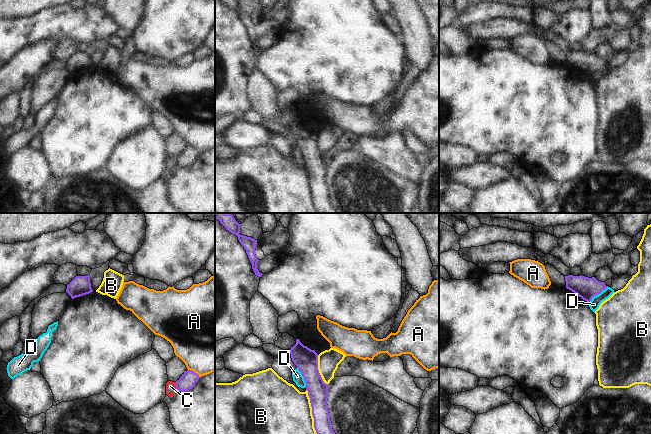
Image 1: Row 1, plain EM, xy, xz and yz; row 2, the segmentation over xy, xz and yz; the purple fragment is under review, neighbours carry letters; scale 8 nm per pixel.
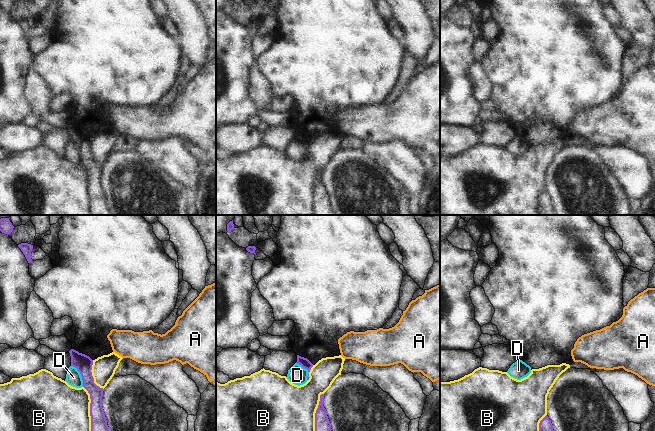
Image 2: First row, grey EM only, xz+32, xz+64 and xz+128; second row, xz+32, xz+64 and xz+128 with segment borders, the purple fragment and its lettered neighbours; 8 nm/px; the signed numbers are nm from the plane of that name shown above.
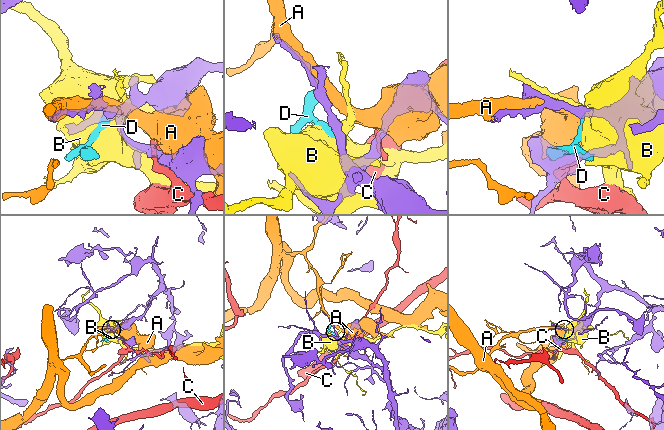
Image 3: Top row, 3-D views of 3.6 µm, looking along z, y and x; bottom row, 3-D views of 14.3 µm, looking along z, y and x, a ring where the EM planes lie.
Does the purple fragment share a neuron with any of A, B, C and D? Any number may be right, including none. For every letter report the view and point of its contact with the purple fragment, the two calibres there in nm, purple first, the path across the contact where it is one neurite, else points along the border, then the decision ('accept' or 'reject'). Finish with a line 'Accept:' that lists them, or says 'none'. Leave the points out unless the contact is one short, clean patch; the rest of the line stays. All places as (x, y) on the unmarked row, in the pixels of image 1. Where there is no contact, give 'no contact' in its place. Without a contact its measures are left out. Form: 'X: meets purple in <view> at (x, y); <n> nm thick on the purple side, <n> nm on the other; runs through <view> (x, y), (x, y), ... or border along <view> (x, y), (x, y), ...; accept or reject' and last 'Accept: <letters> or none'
A: meets purple in xy at (194, 148); 130 nm thick on the purple side, 460 nm on the other; reject
B: meets purple in xz at (312, 189); 160 nm thick on the purple side, 500 nm on the other; reject
C: meets purple in xy at (176, 162); 130 nm thick on the purple side, 80 nm on the other; reject
D: meets purple in xz at (303, 152); 190 nm thick on the purple side, 80 nm on the other; border along xz (297, 143), (303, 153), (305, 163); reject
Accept: none

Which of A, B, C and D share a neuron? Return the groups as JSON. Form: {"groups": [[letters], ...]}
{"groups": [["A"], ["B"], ["C"], ["D"]]}

